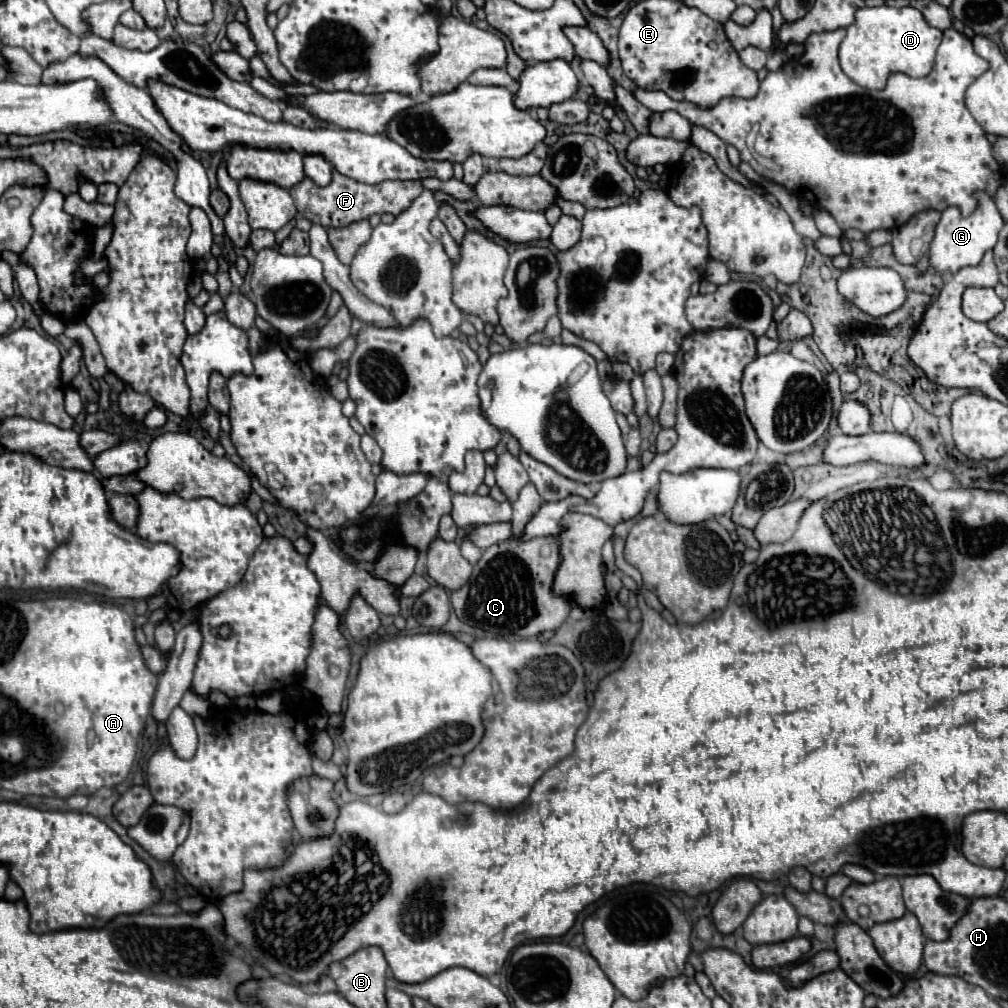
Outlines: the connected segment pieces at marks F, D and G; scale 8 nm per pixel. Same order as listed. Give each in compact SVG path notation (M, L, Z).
M336 170L332 172L332 182L326 188L320 188L314 182L310 182L310 178L304 178L300 184L292 186L290 190L298 212L304 218L308 218L312 224L320 224L324 228L342 228L352 222L364 220L372 214L390 212L396 216L402 210L406 210L406 206L410 206L410 202L414 202L414 198L418 198L422 192L424 192L424 186L420 180L406 180L406 182L386 180L386 182L370 186L370 184L356 182L348 176L342 176Z
M860 8L856 10L854 22L848 26L848 32L840 44L838 58L844 74L852 78L858 86L868 90L882 90L888 78L896 72L908 74L912 78L926 76L936 58L936 48L942 40L942 32L924 22L922 14L916 8Z
M976 192L974 194L978 200L976 210L970 216L962 216L960 208L950 206L942 212L942 218L936 226L934 240L930 244L930 264L936 272L946 274L946 272L958 272L964 266L976 266L986 250L994 248L994 242L998 240L998 232L1004 226L1004 220L994 204L994 200L986 192Z

